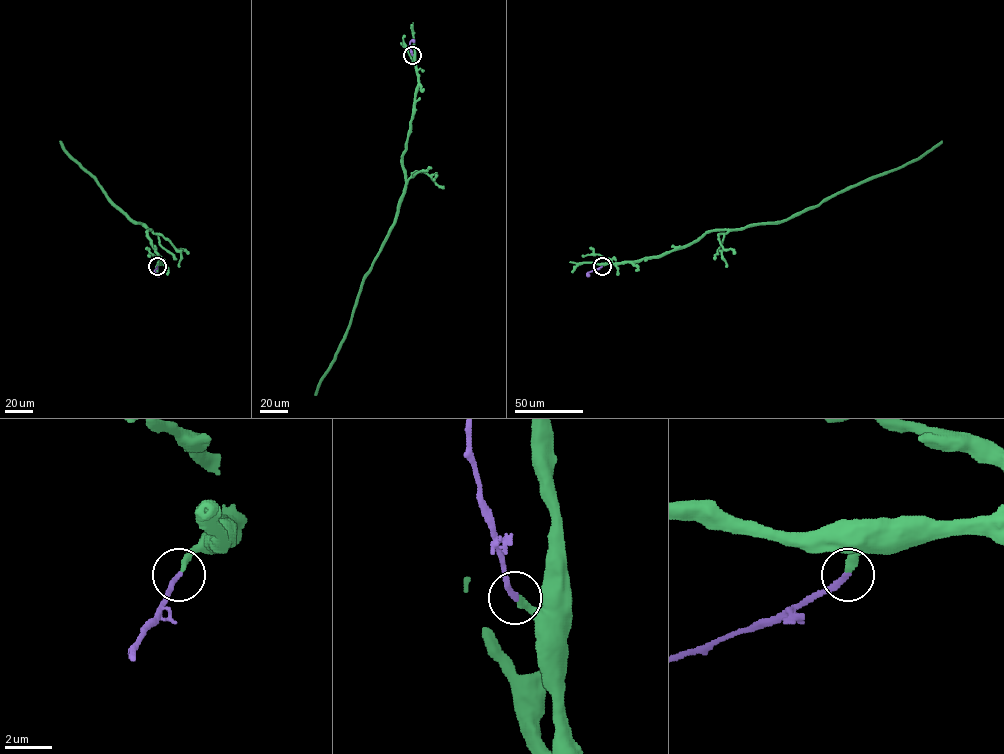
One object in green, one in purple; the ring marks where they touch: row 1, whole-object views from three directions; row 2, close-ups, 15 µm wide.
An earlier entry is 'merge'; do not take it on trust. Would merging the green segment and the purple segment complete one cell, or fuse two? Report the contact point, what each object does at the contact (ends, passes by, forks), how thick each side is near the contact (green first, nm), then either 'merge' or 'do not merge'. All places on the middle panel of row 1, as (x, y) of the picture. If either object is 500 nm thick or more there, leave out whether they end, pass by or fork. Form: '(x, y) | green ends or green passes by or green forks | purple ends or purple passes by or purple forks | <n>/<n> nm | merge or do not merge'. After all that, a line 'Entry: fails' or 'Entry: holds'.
(412, 55) | green ends | purple ends | 280/240 nm | merge
Entry: holds

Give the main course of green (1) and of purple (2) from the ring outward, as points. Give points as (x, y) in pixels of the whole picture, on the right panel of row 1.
1: (602, 266), (658, 258), (688, 245), (712, 230), (785, 220), (905, 165), (942, 141)
2: (602, 266), (587, 273), (588, 276)

